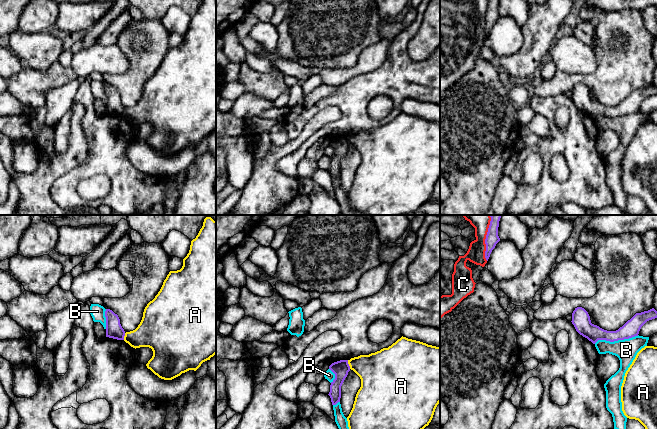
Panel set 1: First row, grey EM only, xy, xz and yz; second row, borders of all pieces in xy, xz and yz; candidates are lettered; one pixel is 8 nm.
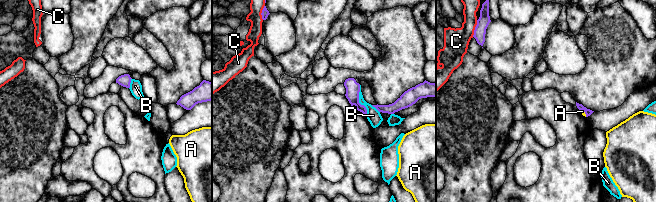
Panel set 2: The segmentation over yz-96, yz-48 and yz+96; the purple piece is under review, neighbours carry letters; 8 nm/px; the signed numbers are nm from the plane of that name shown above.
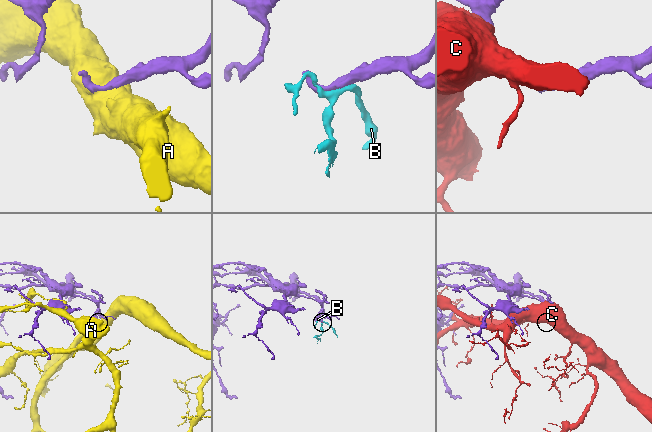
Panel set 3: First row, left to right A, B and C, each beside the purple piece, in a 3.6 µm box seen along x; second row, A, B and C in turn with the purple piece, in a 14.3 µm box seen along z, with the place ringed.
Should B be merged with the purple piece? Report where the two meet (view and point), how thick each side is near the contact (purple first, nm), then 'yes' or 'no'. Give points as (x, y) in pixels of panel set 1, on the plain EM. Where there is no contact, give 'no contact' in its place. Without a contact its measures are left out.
contact yz (616, 116); calibres 140 and 180 nm; yes

